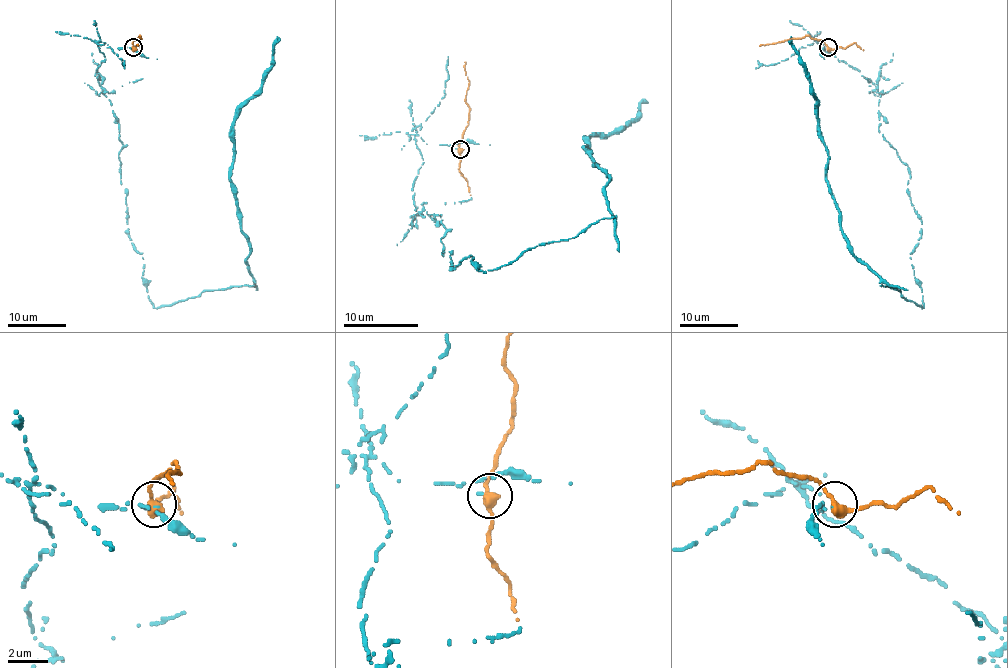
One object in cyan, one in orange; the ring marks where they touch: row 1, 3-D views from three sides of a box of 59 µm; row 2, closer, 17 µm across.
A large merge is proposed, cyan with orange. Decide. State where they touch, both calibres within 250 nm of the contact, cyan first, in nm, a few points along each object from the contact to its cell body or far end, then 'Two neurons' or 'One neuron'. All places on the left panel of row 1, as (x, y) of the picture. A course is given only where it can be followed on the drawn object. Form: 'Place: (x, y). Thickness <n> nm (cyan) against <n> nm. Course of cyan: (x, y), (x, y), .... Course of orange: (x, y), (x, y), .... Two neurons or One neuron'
Place: (133, 47). Thickness 140 nm (cyan) against 360 nm. Course of cyan: (134, 48), (98, 43), (96, 70), (160, 307), (254, 286), (235, 113), (279, 37). Course of orange: (134, 47), (132, 43), (140, 35), (141, 43), (137, 45). Two neurons

